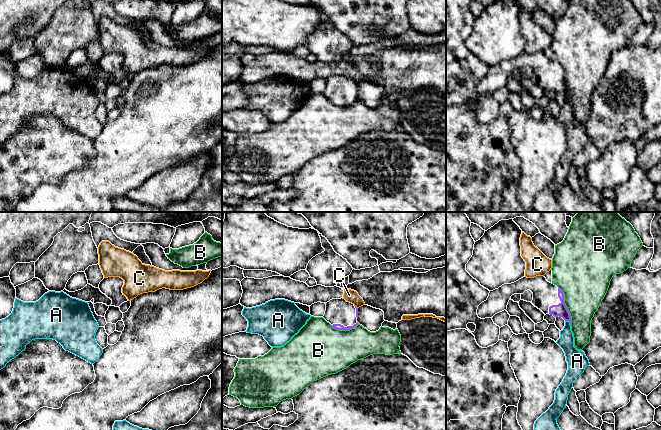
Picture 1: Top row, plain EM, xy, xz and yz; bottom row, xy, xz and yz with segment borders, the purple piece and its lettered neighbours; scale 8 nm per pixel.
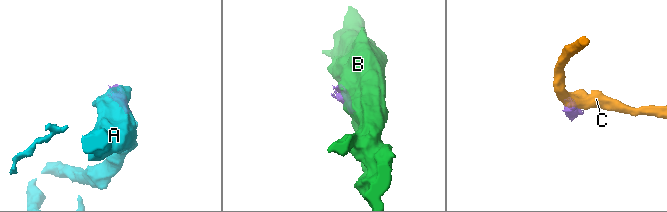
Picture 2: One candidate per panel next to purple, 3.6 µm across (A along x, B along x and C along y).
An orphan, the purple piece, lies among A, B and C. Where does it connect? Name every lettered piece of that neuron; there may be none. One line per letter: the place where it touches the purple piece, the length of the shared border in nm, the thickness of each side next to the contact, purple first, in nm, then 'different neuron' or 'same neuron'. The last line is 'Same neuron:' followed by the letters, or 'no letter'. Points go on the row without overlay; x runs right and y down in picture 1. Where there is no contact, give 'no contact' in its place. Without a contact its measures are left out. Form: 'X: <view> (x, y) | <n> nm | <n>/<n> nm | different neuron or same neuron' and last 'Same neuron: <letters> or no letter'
A: yz (569, 98) | 70 nm | 100/130 nm | different neuron
B: yz (565, 82) | 340 nm | 100/380 nm | different neuron
C: xz (356, 83) | 40 nm | 20/100 nm | different neuron
Same neuron: no letter

